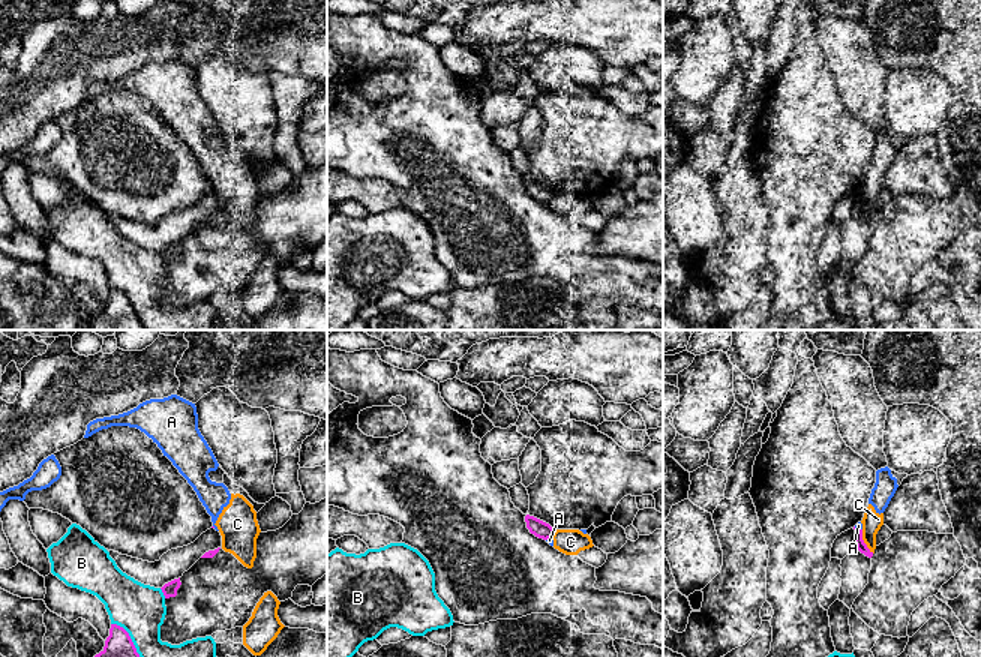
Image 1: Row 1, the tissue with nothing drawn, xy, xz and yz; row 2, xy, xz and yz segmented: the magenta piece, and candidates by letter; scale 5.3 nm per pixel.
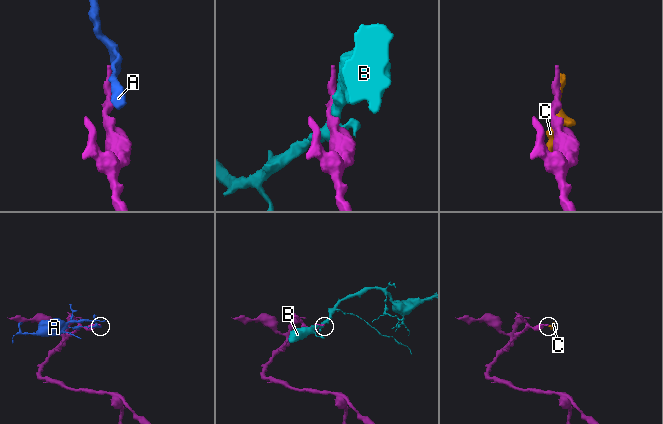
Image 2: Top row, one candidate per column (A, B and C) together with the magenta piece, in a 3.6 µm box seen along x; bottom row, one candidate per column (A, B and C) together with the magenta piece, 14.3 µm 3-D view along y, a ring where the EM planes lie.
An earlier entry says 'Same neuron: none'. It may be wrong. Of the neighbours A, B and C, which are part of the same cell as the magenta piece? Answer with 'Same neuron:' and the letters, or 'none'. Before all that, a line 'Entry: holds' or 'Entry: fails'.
Entry: holds
Same neuron: none

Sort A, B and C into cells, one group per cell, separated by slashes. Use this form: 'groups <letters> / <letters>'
groups A C / B

